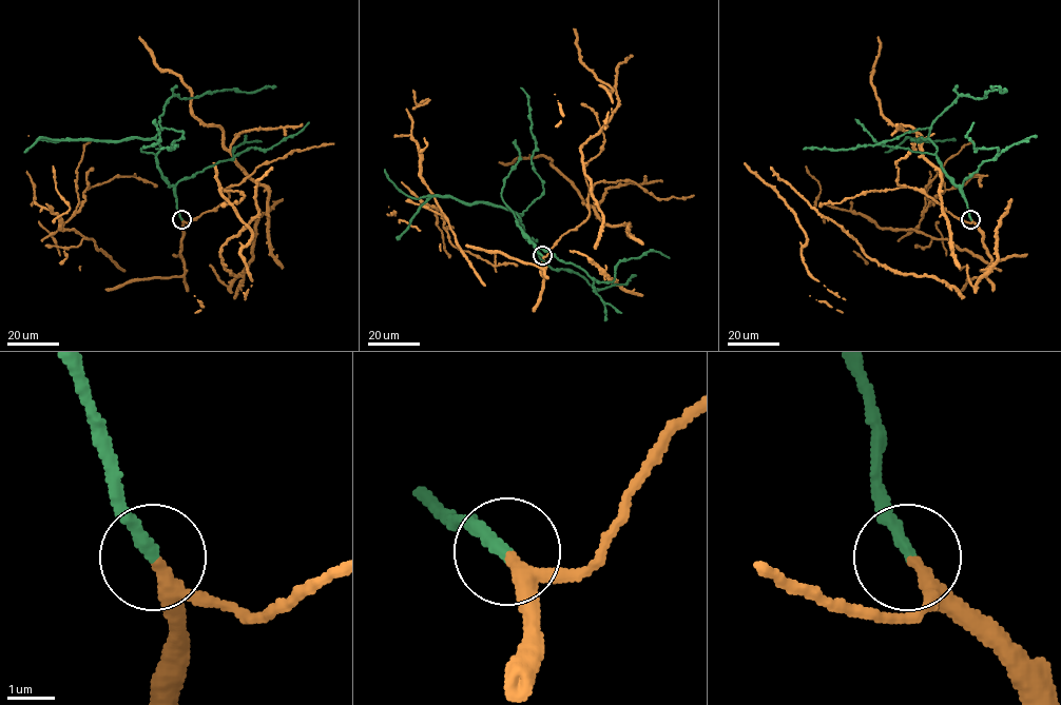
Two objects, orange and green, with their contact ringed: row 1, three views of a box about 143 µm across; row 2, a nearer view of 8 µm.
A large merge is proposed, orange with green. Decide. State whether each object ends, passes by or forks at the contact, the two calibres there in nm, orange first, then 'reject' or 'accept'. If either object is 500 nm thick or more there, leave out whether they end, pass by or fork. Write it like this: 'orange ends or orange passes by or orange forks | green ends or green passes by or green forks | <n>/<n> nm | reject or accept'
orange passes by | green ends | 200/280 nm | accept

